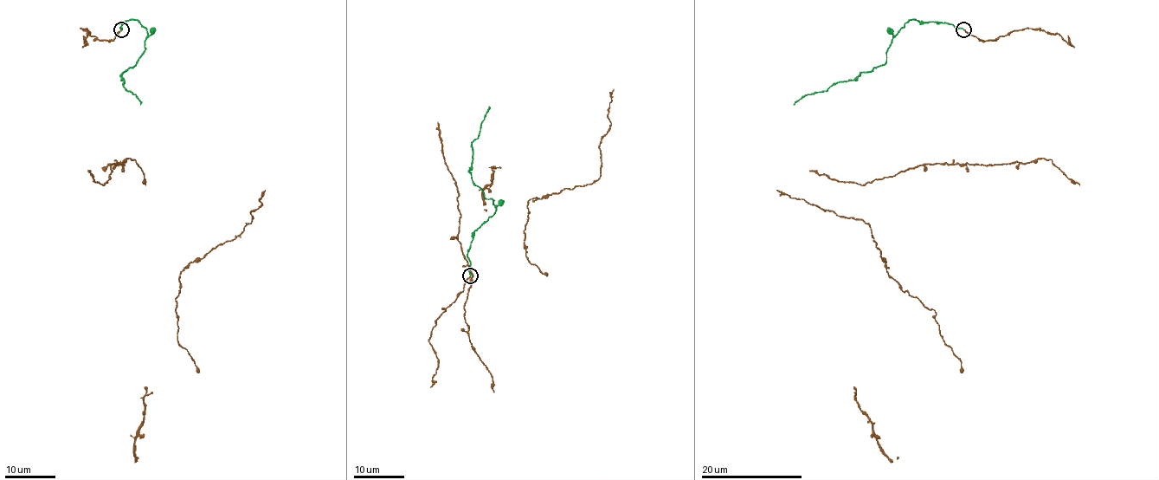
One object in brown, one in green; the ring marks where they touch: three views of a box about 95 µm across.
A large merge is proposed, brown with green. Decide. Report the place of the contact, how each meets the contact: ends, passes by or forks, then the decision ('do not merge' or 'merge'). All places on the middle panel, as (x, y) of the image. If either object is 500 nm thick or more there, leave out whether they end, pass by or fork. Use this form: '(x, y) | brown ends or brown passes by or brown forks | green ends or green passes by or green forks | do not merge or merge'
(470, 275) | brown ends | green ends | merge

